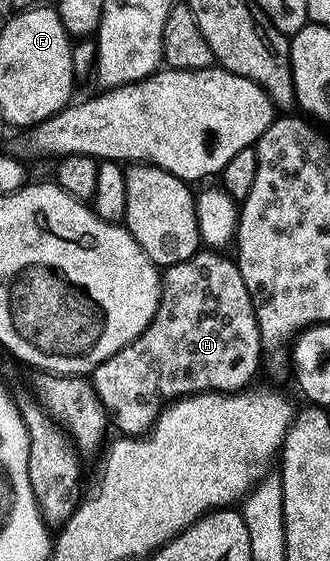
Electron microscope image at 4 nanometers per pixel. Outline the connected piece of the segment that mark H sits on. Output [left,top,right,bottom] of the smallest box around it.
[89,251,261,435]

